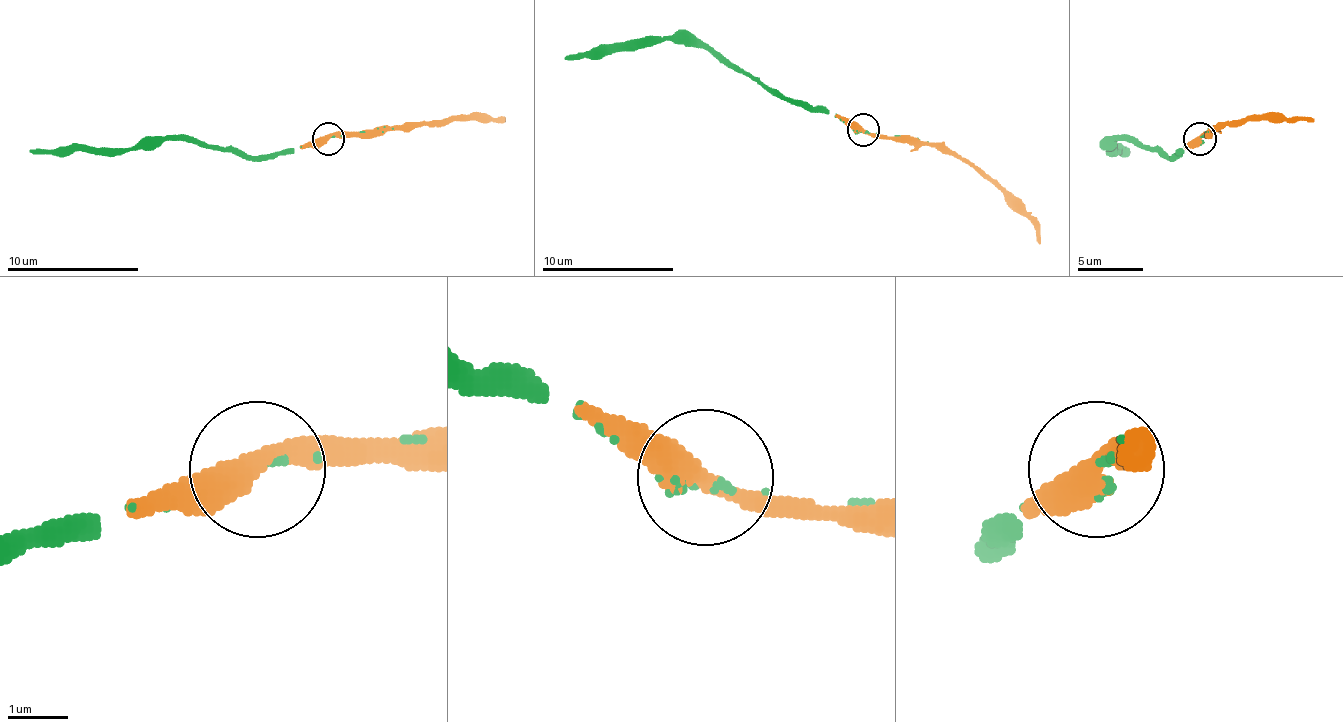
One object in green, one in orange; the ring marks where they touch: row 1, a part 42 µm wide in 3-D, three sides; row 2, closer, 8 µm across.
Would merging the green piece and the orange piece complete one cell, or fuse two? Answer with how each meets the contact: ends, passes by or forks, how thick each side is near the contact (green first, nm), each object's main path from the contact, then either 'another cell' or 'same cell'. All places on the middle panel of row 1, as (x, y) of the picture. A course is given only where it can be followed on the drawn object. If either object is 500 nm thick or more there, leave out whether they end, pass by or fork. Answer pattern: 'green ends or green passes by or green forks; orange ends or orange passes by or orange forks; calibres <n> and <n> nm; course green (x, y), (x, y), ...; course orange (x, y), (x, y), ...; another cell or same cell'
green ends; orange passes by; calibres 110 and 400 nm; course green (864, 132), (837, 116), (795, 106), (702, 47), (663, 40), (626, 40), (570, 53), (564, 60); course orange (864, 129), (943, 142), (989, 179), (1032, 221), (1039, 244); same cell

